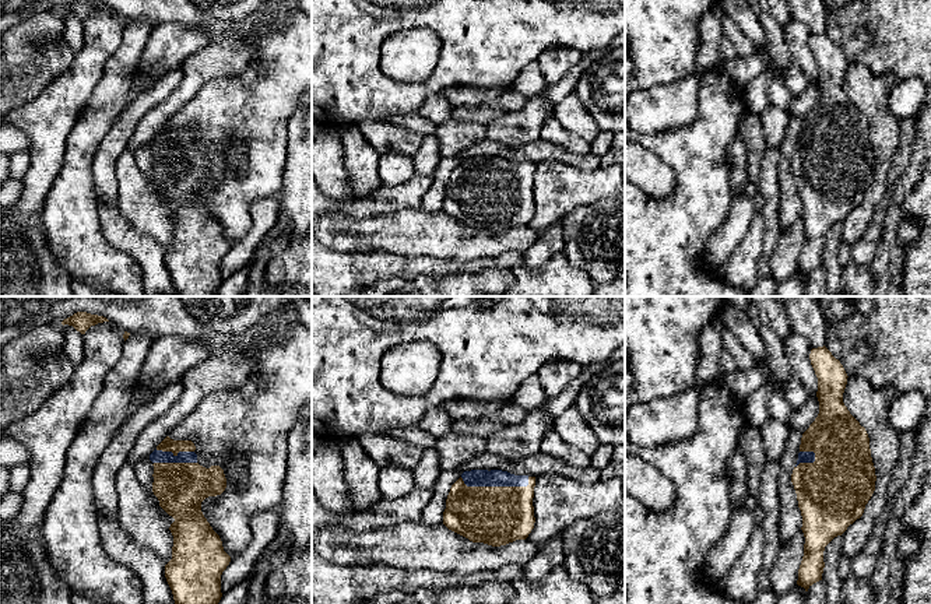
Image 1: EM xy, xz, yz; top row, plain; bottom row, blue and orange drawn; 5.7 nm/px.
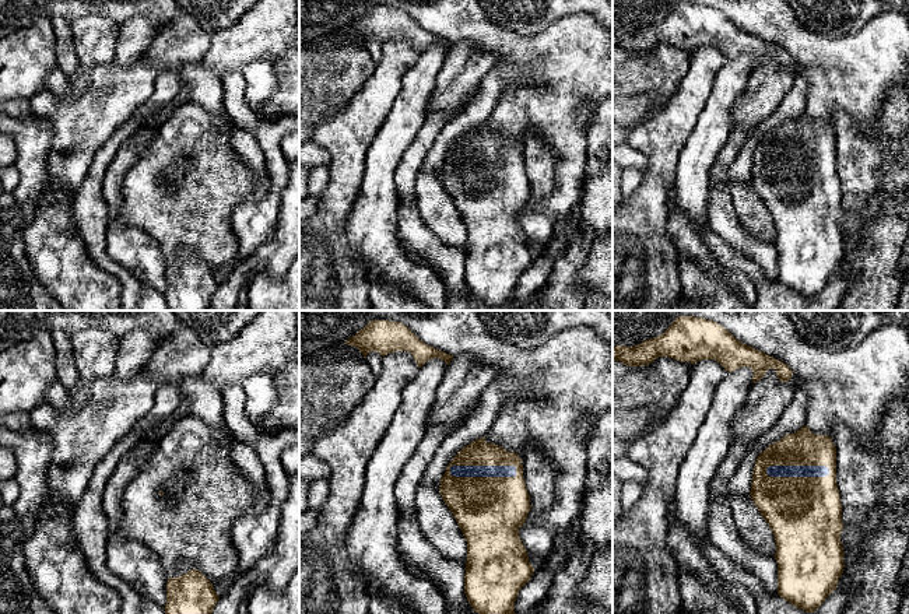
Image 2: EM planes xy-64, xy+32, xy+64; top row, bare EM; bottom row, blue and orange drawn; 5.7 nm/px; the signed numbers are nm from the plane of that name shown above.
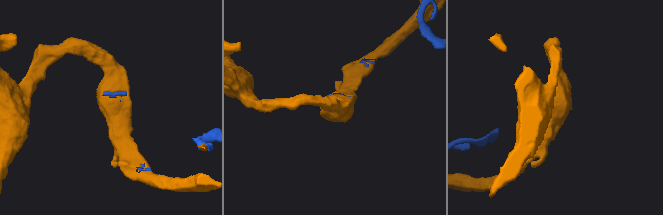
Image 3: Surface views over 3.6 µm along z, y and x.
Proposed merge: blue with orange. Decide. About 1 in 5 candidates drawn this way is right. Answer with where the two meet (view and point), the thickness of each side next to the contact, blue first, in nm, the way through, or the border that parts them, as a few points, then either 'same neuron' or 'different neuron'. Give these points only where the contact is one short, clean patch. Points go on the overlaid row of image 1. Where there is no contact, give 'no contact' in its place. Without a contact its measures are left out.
meets blue in xz at (494, 485); 100 nm thick on the blue side, 340 nm on the other; same neuron

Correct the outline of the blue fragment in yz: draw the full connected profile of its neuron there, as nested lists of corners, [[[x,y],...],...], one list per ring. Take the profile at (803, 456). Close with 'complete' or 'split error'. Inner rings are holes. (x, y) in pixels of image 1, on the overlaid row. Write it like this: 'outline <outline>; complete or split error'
outline [[[825,345],[812,348],[809,359],[818,378],[819,414],[802,433],[798,460],[791,474],[805,537],[797,584],[805,591],[822,580],[825,547],[863,516],[876,481],[868,433],[843,403],[849,378],[843,365]]]; split error

